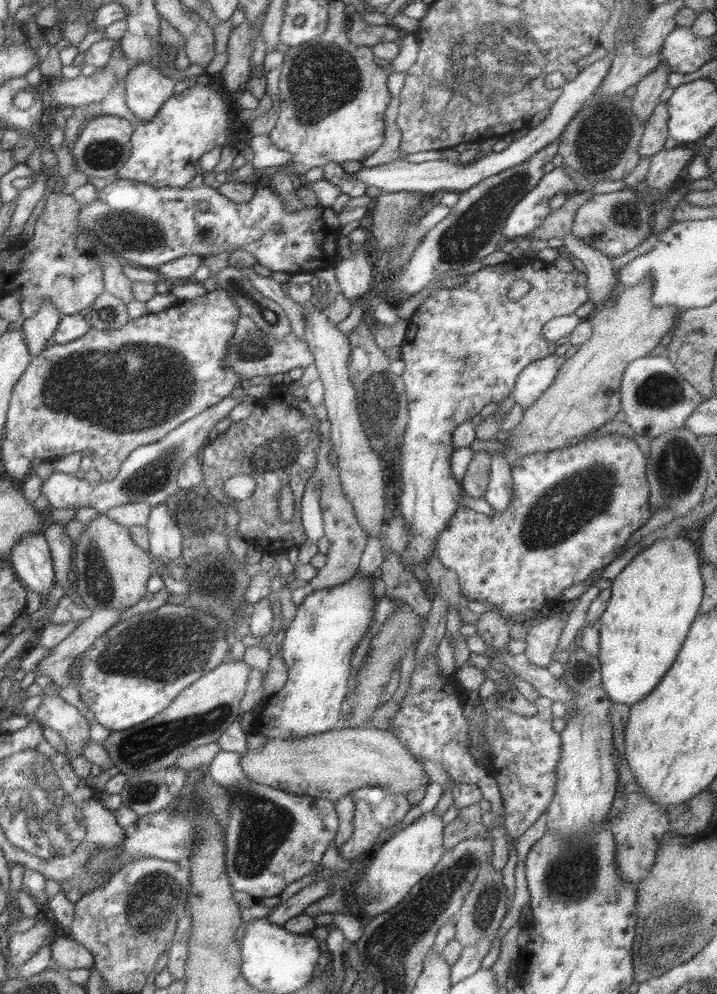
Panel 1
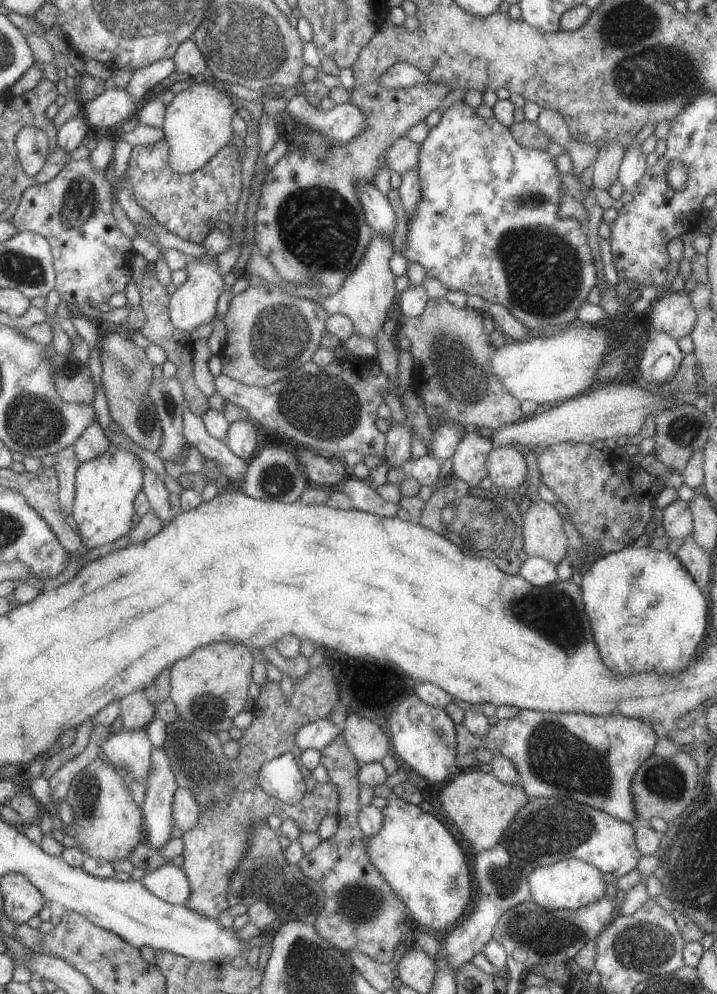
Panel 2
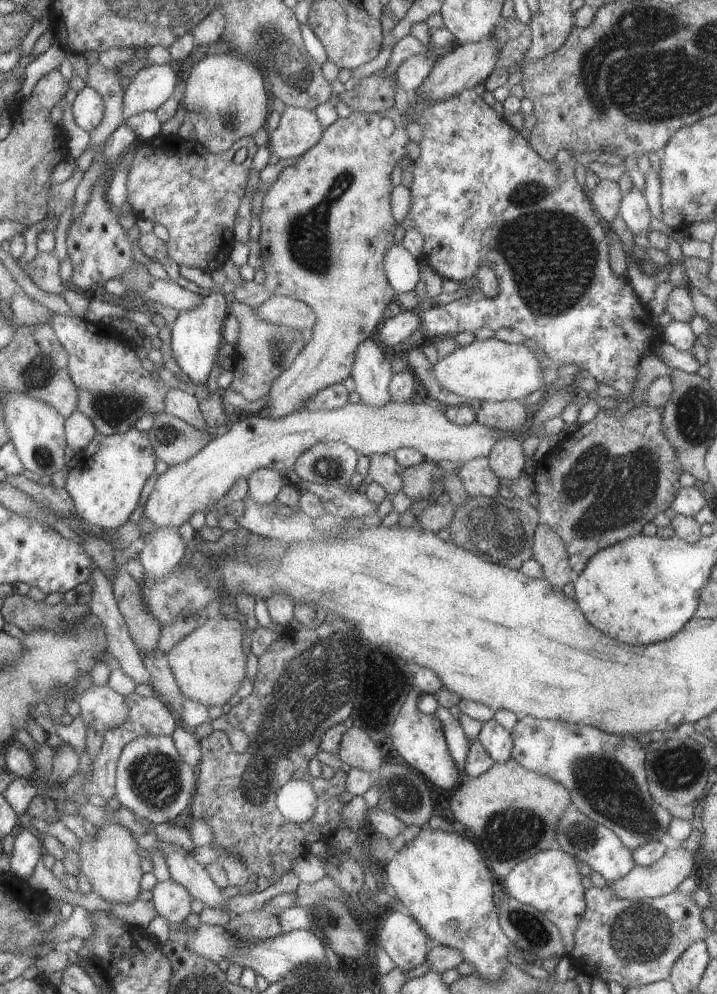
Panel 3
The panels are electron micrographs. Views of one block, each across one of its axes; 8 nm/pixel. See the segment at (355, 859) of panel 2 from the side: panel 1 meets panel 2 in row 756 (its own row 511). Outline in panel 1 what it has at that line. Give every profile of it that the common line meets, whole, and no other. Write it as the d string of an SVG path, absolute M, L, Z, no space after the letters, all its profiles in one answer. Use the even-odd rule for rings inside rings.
M329 438L320 440L318 449L316 450L316 466L314 470L318 474L318 478L320 478L318 503L322 512L324 535L330 545L325 554L325 564L319 570L316 570L315 576L308 583L310 590L337 586L357 575L358 562L365 546L366 534L356 519L353 505L343 494L338 466L327 460L327 454L329 454L329 450L331 449L332 442Z

